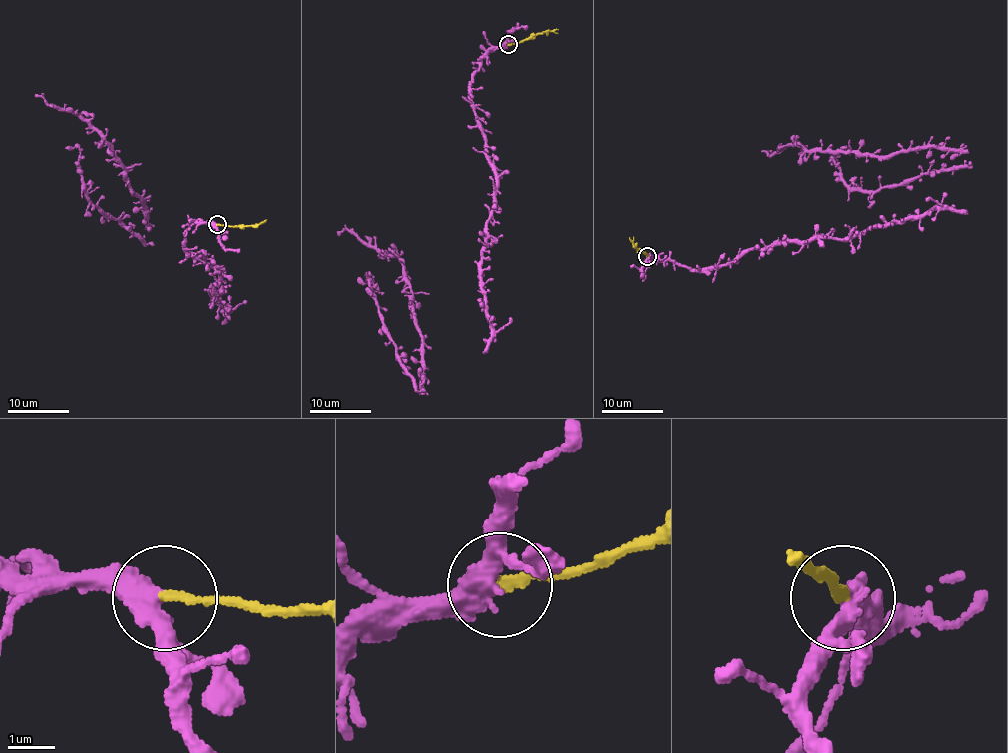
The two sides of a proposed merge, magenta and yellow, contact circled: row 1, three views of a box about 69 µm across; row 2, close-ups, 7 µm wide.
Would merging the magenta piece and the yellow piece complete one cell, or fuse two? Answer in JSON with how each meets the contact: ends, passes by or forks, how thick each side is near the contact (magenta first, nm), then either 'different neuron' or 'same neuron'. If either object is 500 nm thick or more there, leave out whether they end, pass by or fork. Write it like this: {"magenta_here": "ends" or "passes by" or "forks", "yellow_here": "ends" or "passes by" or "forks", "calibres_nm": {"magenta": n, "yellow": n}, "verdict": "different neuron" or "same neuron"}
{"magenta_here": "passes by", "yellow_here": "ends", "calibres_nm": {"magenta": 420, "yellow": 190}, "verdict": "different neuron"}

